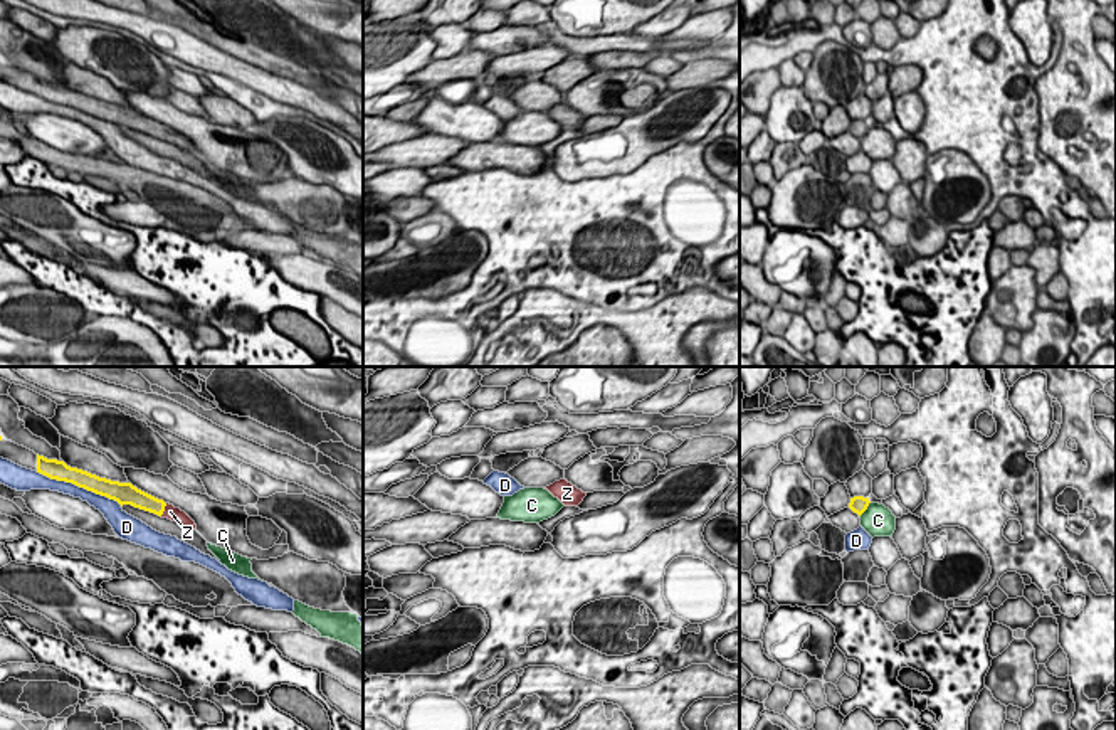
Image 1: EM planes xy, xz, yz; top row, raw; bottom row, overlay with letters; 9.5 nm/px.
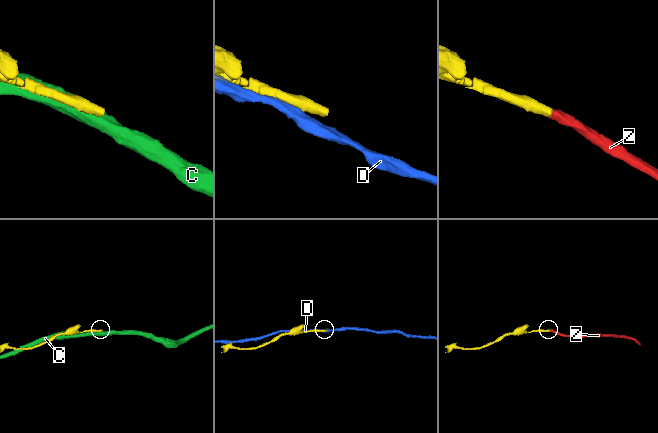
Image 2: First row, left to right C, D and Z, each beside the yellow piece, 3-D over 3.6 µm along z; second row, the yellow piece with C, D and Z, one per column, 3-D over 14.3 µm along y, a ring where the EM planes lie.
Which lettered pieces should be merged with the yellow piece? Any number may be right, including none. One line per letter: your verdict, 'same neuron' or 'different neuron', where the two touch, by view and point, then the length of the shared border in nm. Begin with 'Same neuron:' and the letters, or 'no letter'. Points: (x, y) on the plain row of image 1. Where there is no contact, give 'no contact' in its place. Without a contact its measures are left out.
Same neuron: Z
C: different neuron; meets yellow in yz at (866, 132); contact 190 nm long
D: different neuron; meets yellow in xy at (79, 110); contact 900 nm long
Z: same neuron; meets yellow in xy at (163, 133); contact 140 nm long

